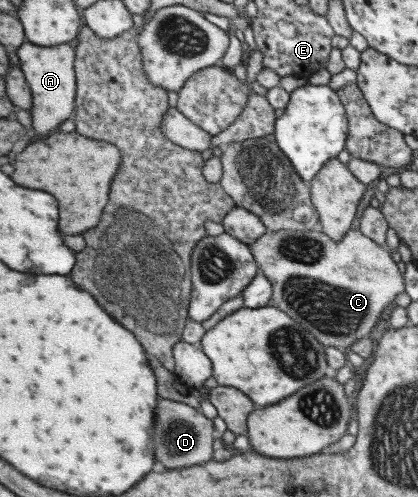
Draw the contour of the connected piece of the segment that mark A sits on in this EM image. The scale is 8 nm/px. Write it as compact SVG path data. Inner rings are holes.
M74 41L60 45L42 47L26 42L16 48L16 55L25 80L30 88L32 107L29 112L32 116L34 135L42 137L56 129L65 119L73 115L75 100L75 70L74 70Z

